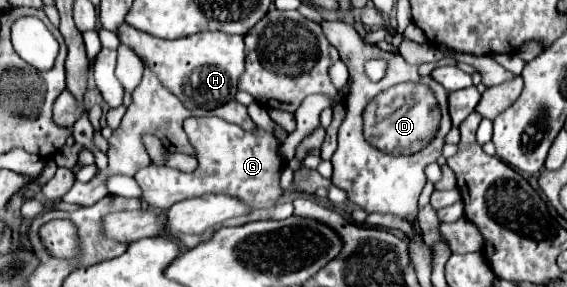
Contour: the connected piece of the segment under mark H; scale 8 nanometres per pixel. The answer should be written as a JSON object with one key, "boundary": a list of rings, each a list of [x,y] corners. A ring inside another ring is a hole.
{"boundary":[[[119,26],[119,40],[129,46],[149,68],[157,74],[159,82],[175,94],[189,110],[213,110],[231,102],[237,94],[237,82],[243,74],[243,36],[231,36],[223,32],[199,32],[179,40],[161,40],[151,34],[141,34],[133,26]]]}

